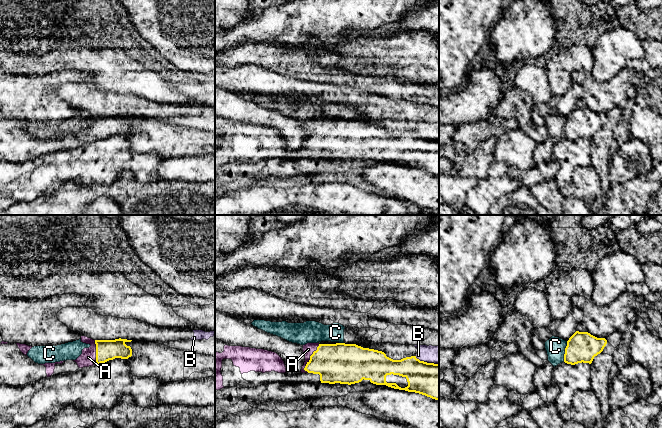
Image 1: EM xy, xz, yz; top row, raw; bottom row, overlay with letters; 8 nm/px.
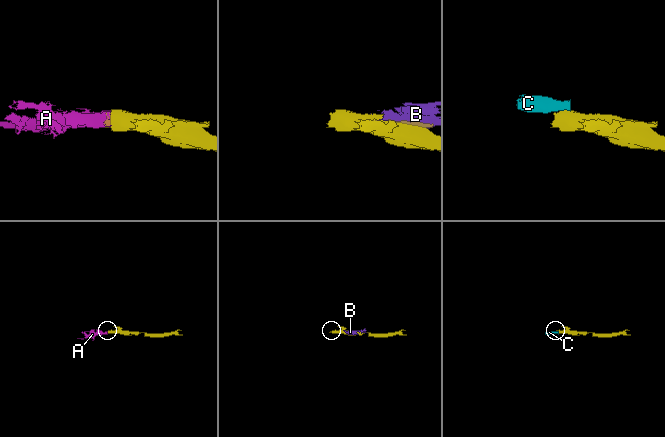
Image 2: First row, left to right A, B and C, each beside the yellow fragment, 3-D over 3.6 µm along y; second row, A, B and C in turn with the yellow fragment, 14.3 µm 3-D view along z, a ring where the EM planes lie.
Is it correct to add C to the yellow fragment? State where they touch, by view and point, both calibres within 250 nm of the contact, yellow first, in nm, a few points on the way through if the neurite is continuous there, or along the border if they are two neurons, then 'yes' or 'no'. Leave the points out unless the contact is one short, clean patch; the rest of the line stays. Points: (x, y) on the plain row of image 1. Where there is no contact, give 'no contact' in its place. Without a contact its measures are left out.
contact yz (565, 127); calibres 240 and 160 nm; border yz (567, 117), (563, 137); no

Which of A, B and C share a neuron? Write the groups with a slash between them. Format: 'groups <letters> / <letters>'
groups A / B / C

